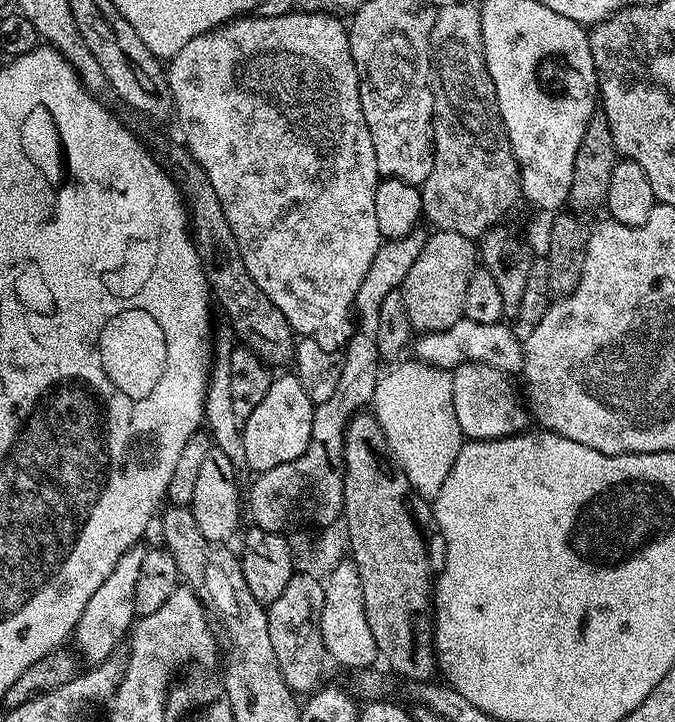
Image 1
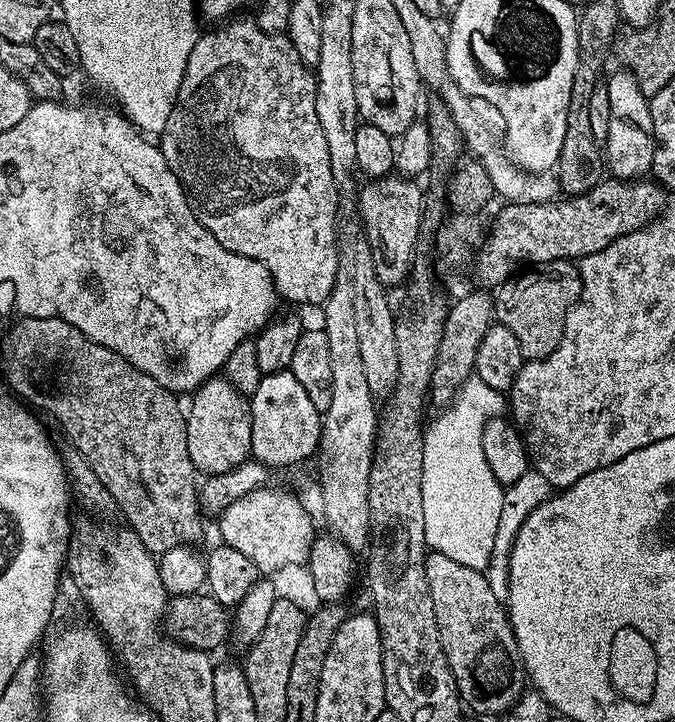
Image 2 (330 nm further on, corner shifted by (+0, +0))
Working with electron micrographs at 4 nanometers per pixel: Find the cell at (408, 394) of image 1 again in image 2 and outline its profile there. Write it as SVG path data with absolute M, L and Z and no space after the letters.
M469 378L441 412L424 434L422 518L426 518L426 542L431 551L484 572L494 550L494 534L498 534L504 488L486 463L482 434L488 420L505 415L506 396L486 382Z

